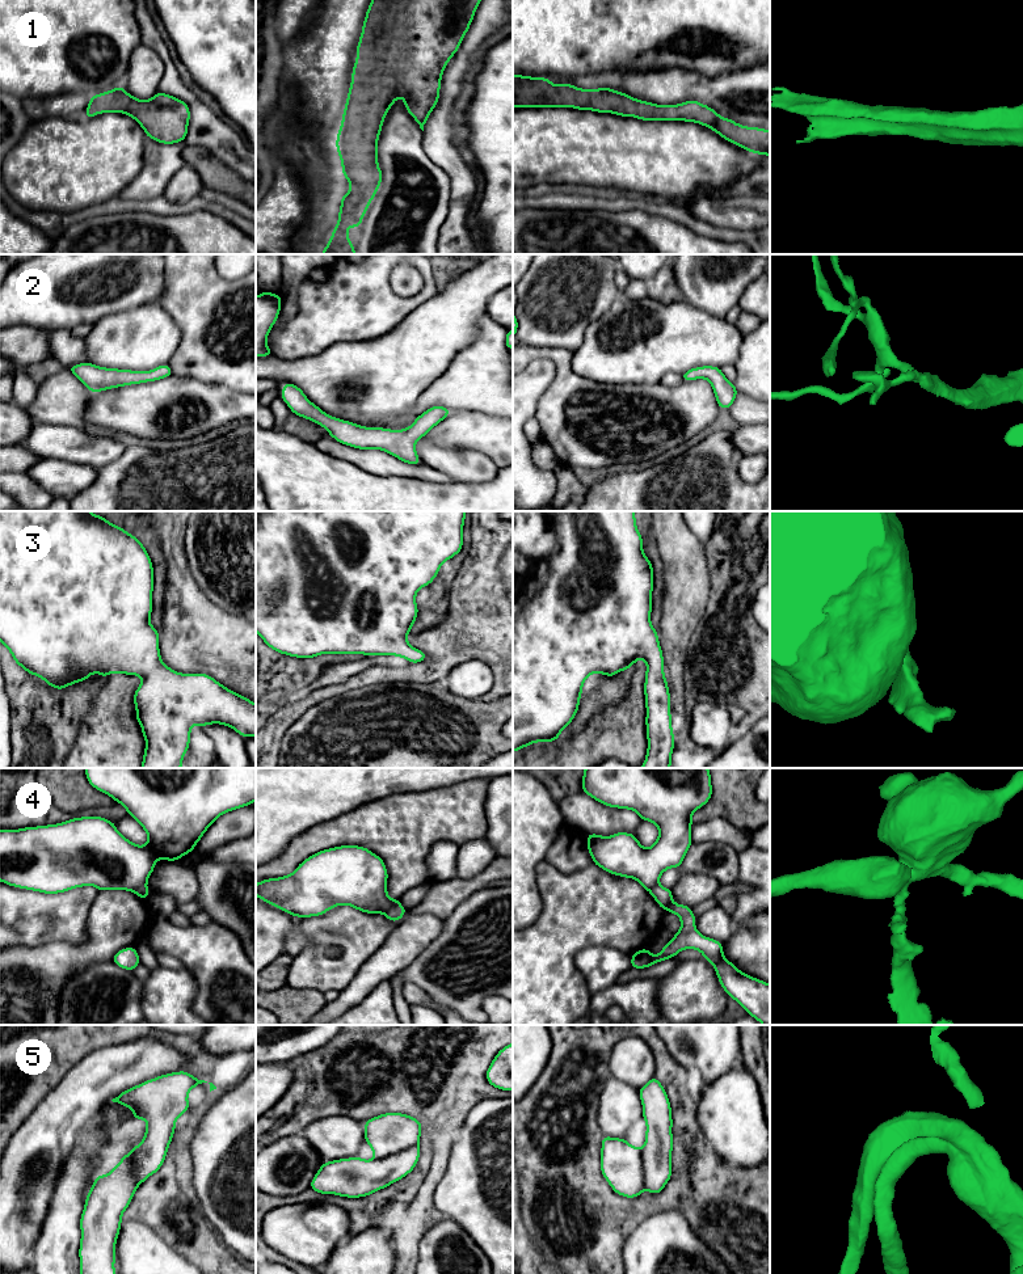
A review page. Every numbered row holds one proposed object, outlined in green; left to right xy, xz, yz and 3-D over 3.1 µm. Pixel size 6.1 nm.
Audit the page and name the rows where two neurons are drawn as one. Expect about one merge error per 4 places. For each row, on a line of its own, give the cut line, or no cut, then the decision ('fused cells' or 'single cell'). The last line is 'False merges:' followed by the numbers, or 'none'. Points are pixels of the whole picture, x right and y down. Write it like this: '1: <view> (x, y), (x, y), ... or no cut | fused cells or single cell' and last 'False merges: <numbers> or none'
1: no cut | single cell
2: no cut | single cell
3: no cut | single cell
4: xz (400, 905), (384, 914) | fused cells
5: no cut | single cell
False merges: 4

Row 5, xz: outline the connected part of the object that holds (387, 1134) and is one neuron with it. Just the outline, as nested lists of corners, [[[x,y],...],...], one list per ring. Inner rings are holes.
[[[384,1113],[365,1123],[365,1142],[375,1157],[323,1163],[310,1189],[348,1198],[367,1197],[409,1174],[420,1159],[422,1125],[403,1113]]]

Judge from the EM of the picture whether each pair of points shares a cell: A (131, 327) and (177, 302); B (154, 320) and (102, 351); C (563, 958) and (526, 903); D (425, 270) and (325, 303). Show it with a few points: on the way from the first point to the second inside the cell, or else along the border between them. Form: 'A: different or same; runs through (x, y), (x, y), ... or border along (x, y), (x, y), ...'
A: different; border along (158, 303), (177, 325), (181, 336)
B: same; runs through (140, 333), (134, 340), (116, 341)
C: different; border along (539, 889), (542, 899), (541, 915), (526, 928)
D: same; runs through (415, 300), (411, 303), (356, 303)

